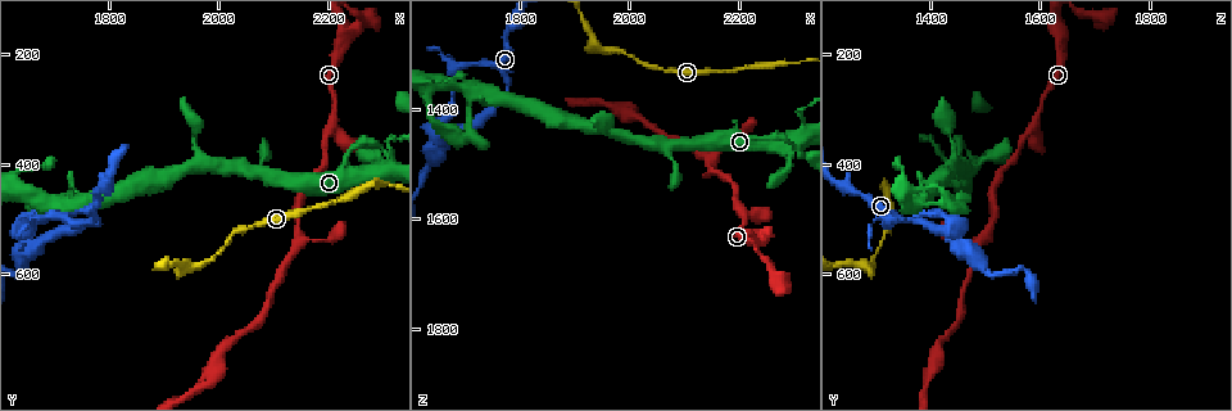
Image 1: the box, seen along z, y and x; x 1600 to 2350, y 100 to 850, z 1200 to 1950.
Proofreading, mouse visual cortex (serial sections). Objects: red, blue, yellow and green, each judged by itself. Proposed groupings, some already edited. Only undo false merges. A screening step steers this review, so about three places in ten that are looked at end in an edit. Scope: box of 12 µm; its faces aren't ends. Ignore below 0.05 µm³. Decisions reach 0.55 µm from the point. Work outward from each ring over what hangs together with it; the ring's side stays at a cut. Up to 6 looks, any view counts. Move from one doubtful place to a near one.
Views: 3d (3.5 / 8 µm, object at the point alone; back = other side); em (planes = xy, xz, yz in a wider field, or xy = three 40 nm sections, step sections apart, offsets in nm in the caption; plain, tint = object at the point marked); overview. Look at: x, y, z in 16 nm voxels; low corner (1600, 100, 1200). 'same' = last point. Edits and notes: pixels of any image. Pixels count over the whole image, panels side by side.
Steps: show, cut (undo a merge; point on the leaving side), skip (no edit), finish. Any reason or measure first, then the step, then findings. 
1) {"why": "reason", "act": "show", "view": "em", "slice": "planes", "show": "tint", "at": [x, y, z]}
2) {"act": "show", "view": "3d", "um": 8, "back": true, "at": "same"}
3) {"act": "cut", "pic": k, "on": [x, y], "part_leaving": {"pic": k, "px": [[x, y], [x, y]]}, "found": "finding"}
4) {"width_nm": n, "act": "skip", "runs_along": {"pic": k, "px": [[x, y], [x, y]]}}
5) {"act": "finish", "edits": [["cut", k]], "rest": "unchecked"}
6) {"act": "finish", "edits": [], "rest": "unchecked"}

{"why": "abrupt turn", "act": "show", "view": "em", "slice": "xy", "step": 1, "show": "tint", "at": [2305, 355, 1405]}

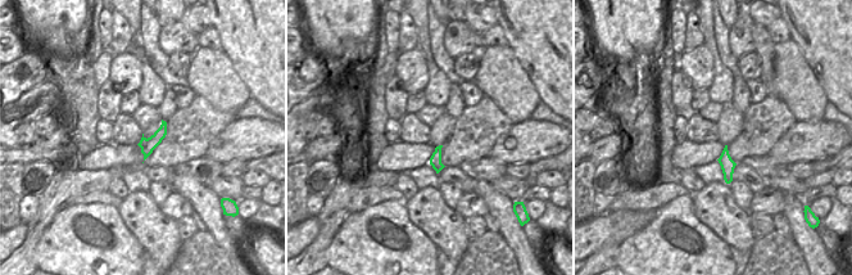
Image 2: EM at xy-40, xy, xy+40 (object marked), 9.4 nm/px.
{"act": "show", "view": "3d", "um": 3.5, "at": "same"}

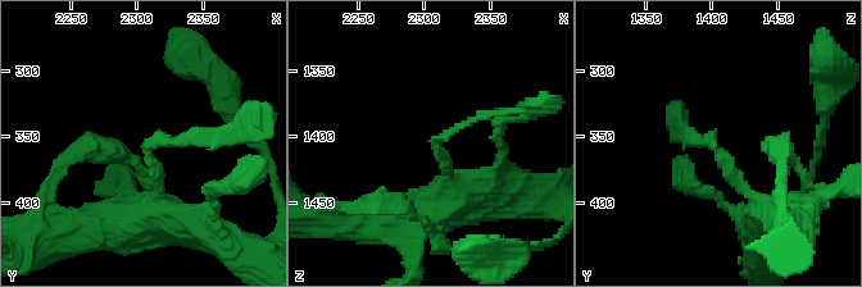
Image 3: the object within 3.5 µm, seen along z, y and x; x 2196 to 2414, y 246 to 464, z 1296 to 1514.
{"act": "skip", "runs_along": {"pic": 3, "px": [[772, 212], [690, 130]]}, "found": "continuous, no second cell"}

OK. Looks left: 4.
{"why": "three arms meet", "act": "show", "view": "3d", "um": 3.5, "at": [2145, 535, 1495]}

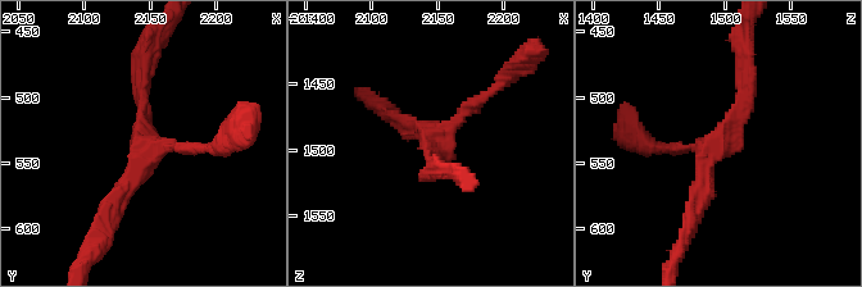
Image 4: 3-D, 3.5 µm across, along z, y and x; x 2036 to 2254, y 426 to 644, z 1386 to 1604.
{"arms": 3, "arm_widths_nm": [150, 200, 250], "act": "show", "view": "em", "slice": "planes", "show": "tint", "at": [2148, 542, 1492]}

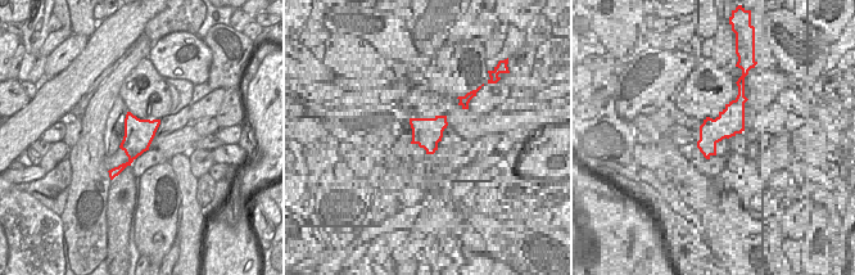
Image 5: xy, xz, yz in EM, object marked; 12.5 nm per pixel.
{"act": "show", "view": "em", "slice": "xy", "step": 2, "show": "tint", "at": "same"}

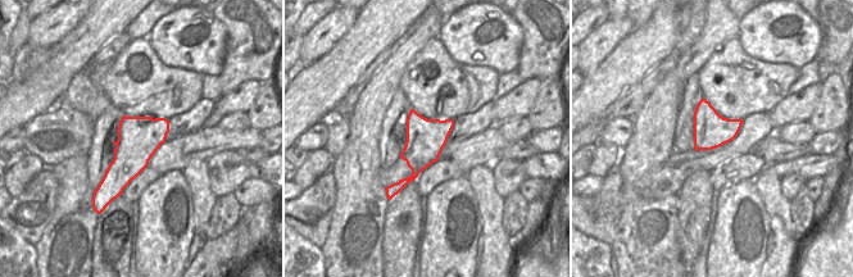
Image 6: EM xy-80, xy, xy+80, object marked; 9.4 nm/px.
{"act": "skip", "runs_along": {"pic": 4, "px": [[745, 74], [693, 219]]}, "found": "one cell here"}

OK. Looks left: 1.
{"act": "finish", "edits": [], "rest": "unchecked"}

